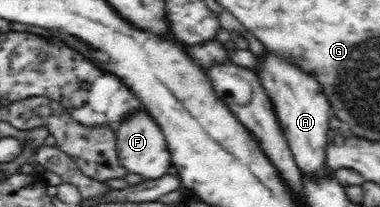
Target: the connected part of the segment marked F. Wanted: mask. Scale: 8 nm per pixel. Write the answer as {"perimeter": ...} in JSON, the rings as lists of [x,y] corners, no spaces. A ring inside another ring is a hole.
{"perimeter":[[[144,109],[132,110],[124,115],[124,120],[115,130],[117,136],[117,153],[128,173],[141,174],[143,180],[157,179],[167,173],[171,166],[171,154],[161,128]]]}

